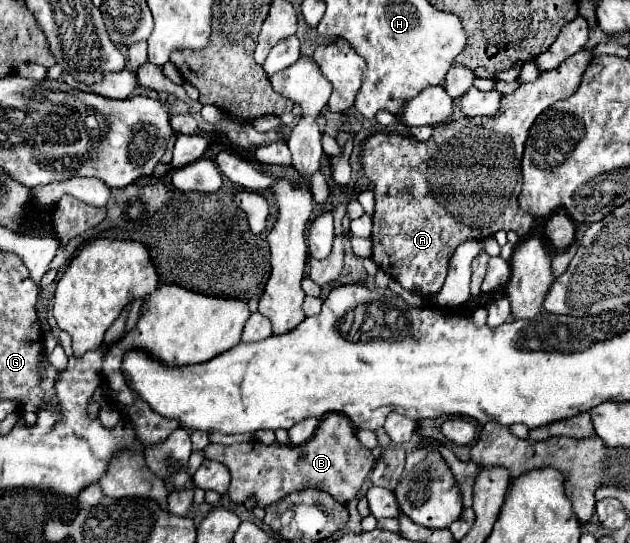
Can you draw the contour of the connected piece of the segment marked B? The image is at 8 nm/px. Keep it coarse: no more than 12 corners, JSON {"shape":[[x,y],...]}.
{"shape":[[341,413],[303,445],[211,443],[227,495],[263,509],[301,489],[347,505],[375,467]]}

